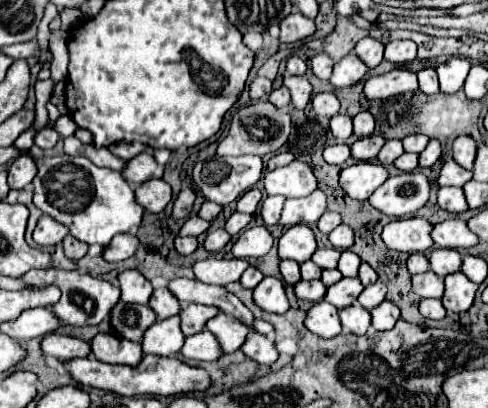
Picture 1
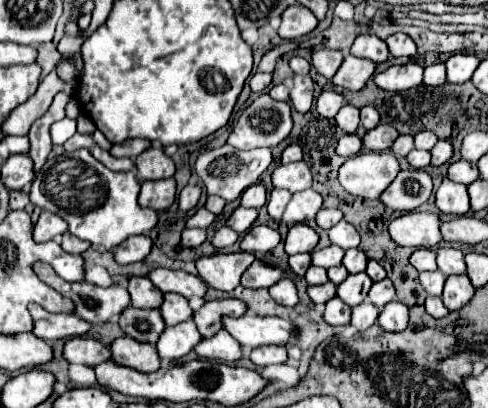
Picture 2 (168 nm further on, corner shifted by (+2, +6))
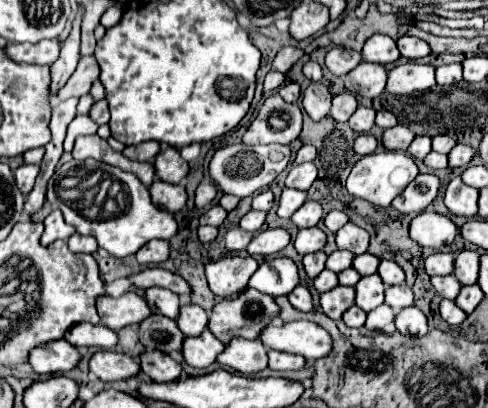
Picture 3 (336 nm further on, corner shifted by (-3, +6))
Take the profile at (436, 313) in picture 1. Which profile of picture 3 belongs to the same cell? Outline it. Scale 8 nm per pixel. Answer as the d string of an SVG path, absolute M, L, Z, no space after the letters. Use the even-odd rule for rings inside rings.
M442 300L442 304L440 304L440 314L442 314L442 318L444 318L450 326L462 324L462 322L466 320L466 316L468 316L468 314L464 314L452 300Z

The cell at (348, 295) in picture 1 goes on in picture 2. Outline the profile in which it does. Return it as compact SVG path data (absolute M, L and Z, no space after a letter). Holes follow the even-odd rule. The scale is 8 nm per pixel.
M349 274L339 286L337 286L337 296L347 304L347 306L357 306L367 298L367 292L371 288L373 280L365 274Z

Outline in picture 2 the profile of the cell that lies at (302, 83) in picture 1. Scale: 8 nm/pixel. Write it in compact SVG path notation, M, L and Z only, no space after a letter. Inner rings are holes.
M295 74L289 98L291 98L291 104L295 106L295 110L305 114L313 102L313 80L309 76Z

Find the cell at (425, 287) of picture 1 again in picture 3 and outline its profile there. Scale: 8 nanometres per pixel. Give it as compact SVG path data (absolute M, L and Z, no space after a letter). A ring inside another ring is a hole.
M454 274L434 276L432 278L432 286L438 290L438 294L442 298L448 298L448 300L456 300L456 296L460 294L460 288L462 288L462 284L458 282L458 278Z

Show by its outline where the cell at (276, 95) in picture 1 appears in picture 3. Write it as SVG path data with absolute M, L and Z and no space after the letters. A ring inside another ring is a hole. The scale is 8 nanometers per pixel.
M294 82L284 84L284 86L278 90L278 94L280 94L286 102L298 102L298 98L300 98L300 86L294 84Z

